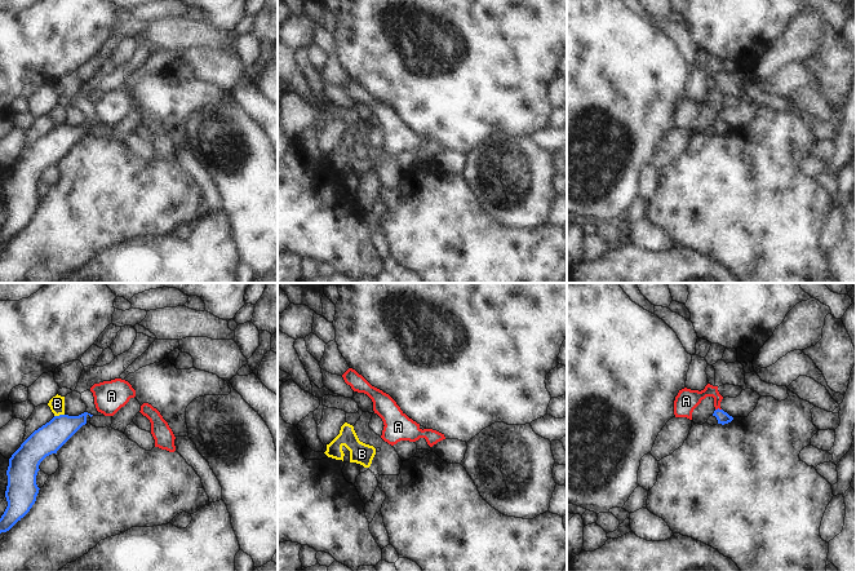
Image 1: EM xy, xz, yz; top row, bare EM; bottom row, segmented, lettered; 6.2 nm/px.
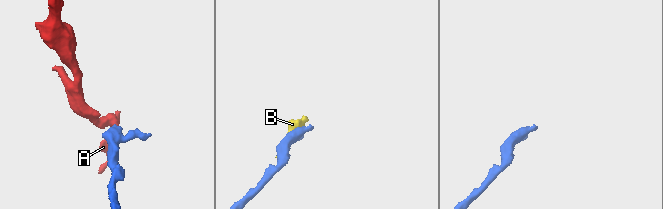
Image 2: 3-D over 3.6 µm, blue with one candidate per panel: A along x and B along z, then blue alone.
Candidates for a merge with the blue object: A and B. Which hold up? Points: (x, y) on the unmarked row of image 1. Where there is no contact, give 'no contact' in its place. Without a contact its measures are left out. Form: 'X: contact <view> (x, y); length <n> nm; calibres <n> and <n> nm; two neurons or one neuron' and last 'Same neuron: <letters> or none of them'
A: contact yz (718, 119); length 40 nm; calibres 80 and 140 nm; one neuron
B: contact xy (60, 125); length 70 nm; calibres 180 and 100 nm; two neurons
Same neuron: A

